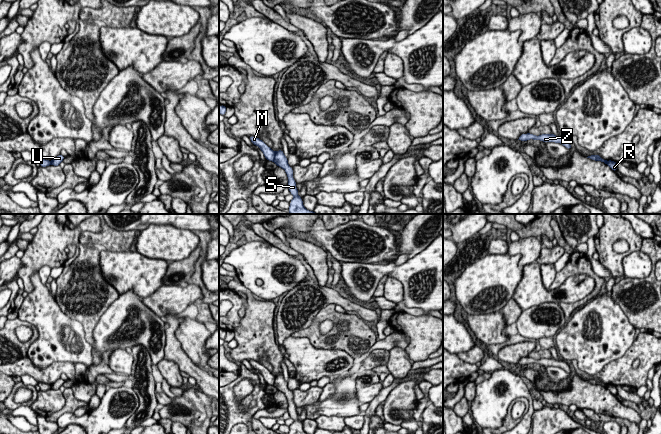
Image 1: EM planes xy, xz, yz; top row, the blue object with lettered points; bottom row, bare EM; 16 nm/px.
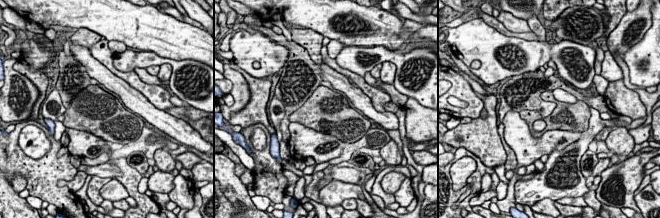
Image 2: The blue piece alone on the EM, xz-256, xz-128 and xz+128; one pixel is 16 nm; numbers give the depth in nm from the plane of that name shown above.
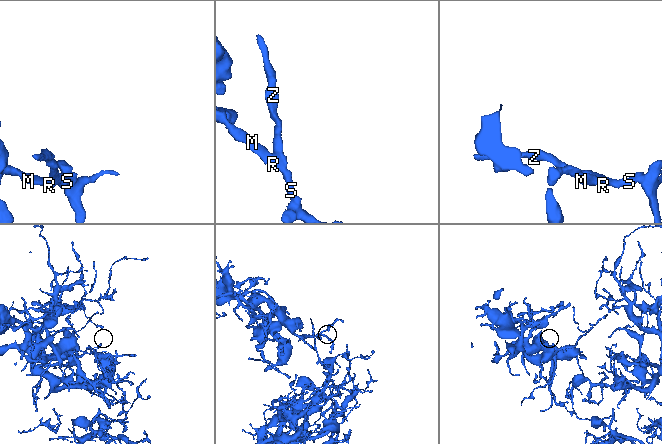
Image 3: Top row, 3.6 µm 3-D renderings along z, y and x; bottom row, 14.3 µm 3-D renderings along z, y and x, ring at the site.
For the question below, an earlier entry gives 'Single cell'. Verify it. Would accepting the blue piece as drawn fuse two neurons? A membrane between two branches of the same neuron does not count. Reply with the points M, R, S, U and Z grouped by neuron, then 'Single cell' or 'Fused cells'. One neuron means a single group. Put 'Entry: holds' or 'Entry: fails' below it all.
Groups: M / R S U Z. Fused cells
Entry: fails

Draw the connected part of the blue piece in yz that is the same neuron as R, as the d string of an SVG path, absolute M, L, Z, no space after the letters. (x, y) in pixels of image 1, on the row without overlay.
M589 379L587 382L592 383L594 385L601 385L601 386L607 388L613 395L615 395L615 396L617 395L617 386L614 386L612 384L609 384L609 385L604 384L601 382L600 379Z

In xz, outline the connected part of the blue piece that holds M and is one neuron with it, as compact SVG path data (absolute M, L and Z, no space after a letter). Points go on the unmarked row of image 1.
M250 360L250 365L253 369L256 369L260 372L260 374L263 376L265 382L267 385L273 385L275 381L275 376L268 371L262 364L260 364L258 361Z

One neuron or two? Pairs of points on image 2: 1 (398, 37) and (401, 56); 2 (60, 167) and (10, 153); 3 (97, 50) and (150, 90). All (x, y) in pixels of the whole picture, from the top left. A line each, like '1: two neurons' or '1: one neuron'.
1: two neurons
2: one neuron
3: one neuron

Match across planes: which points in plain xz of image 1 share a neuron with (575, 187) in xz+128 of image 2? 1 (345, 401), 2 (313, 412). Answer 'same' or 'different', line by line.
1: same
2: same

